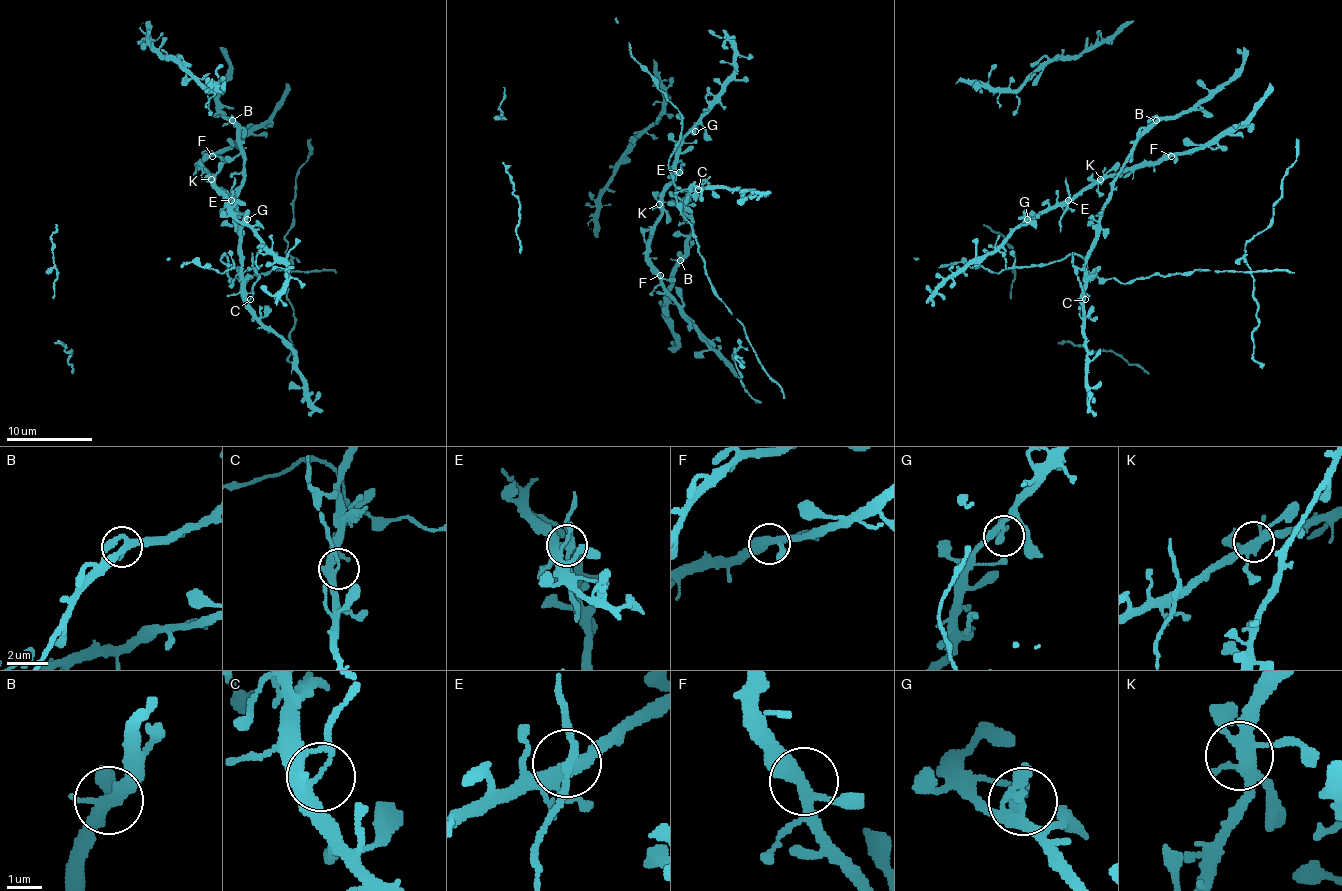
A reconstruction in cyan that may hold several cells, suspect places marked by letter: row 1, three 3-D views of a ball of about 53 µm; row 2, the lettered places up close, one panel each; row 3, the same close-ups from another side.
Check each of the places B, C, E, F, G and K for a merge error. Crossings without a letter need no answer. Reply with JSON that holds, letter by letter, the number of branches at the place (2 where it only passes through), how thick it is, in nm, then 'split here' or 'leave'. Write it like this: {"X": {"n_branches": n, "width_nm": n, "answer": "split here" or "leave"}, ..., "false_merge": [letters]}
{"B": {"n_branches": 3, "width_nm": 320, "answer": "leave"}, "C": {"n_branches": 3, "width_nm": 200, "answer": "split here"}, "E": {"n_branches": 5, "width_nm": 360, "answer": "split here"}, "F": {"n_branches": 3, "width_nm": 340, "answer": "leave"}, "G": {"n_branches": 3, "width_nm": 280, "answer": "leave"}, "K": {"n_branches": 6, "width_nm": 360, "answer": "leave"}, "false_merge": ["C", "E"]}

